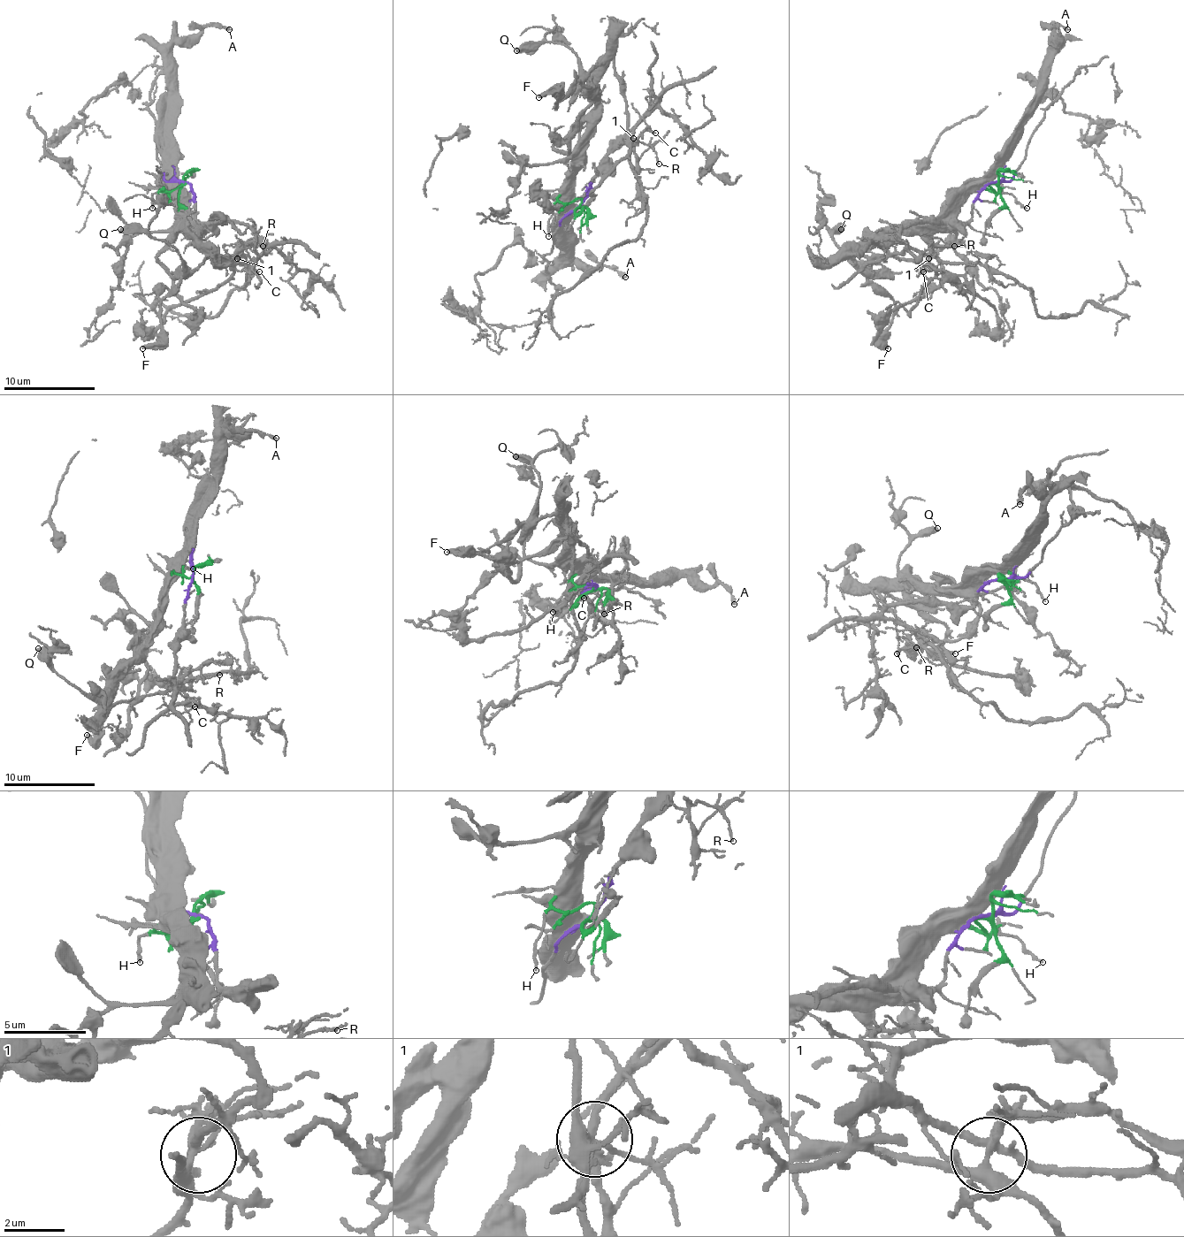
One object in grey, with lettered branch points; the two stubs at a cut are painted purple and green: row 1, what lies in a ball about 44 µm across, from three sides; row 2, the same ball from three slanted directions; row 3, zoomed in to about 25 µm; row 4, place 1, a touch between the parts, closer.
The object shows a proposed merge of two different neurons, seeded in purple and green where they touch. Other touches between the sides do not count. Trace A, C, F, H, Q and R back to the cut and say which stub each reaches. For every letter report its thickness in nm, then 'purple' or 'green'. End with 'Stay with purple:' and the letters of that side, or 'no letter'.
A: 280 nm thick; green
C: 240 nm thick; green
F: 320 nm thick; green
H: 170 nm thick; green
Q: 550 nm thick; green
R: 120 nm thick; green
Stay with purple: no letter

